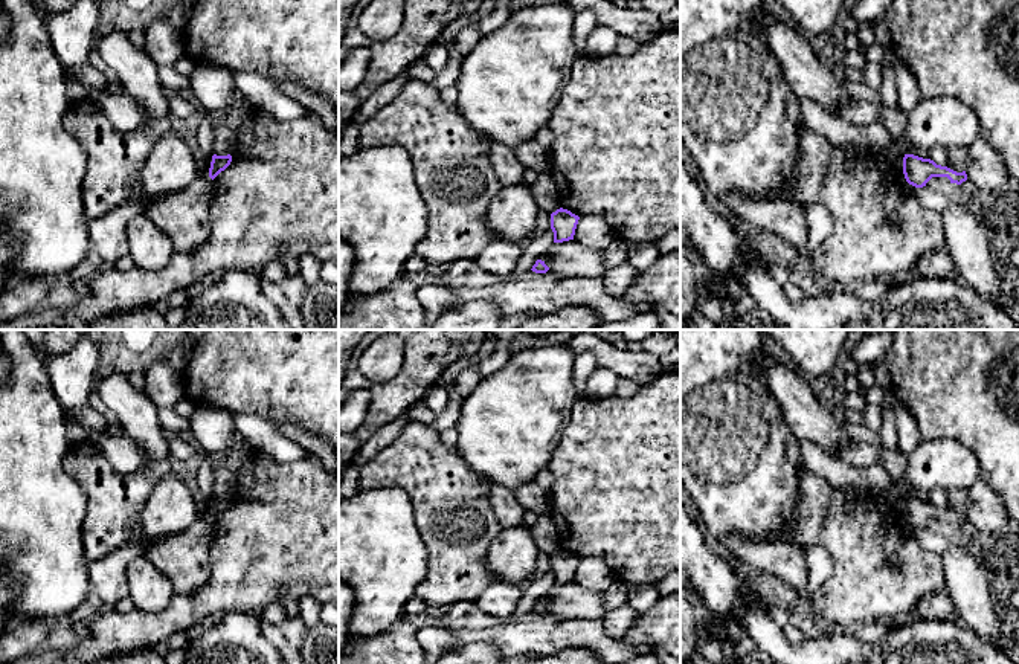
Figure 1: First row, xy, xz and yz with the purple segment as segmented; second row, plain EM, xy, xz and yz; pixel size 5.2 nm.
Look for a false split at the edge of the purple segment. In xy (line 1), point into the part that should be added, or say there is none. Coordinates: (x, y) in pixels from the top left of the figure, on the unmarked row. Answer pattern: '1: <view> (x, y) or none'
1: none

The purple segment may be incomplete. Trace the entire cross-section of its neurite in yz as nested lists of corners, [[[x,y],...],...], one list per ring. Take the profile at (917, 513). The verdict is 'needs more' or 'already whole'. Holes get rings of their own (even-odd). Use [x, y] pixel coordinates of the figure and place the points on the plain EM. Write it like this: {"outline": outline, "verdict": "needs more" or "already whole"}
{"outline": [[[905,496],[903,516],[909,527],[923,530],[932,519],[947,519],[950,525],[961,527],[967,522],[966,513],[956,514],[947,508],[937,507],[931,501],[923,501],[914,496]]], "verdict": "already whole"}

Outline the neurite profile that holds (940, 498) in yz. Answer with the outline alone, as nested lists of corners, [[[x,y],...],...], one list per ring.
[[[934,490],[931,493],[931,502],[956,514],[966,513],[966,499],[967,490]]]

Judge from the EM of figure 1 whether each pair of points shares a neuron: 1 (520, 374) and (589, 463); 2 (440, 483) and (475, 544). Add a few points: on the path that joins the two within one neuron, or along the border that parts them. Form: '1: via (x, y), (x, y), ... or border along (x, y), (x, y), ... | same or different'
1: border along (578, 399), (548, 461) | different
2: via (449, 498), (459, 528) | same

